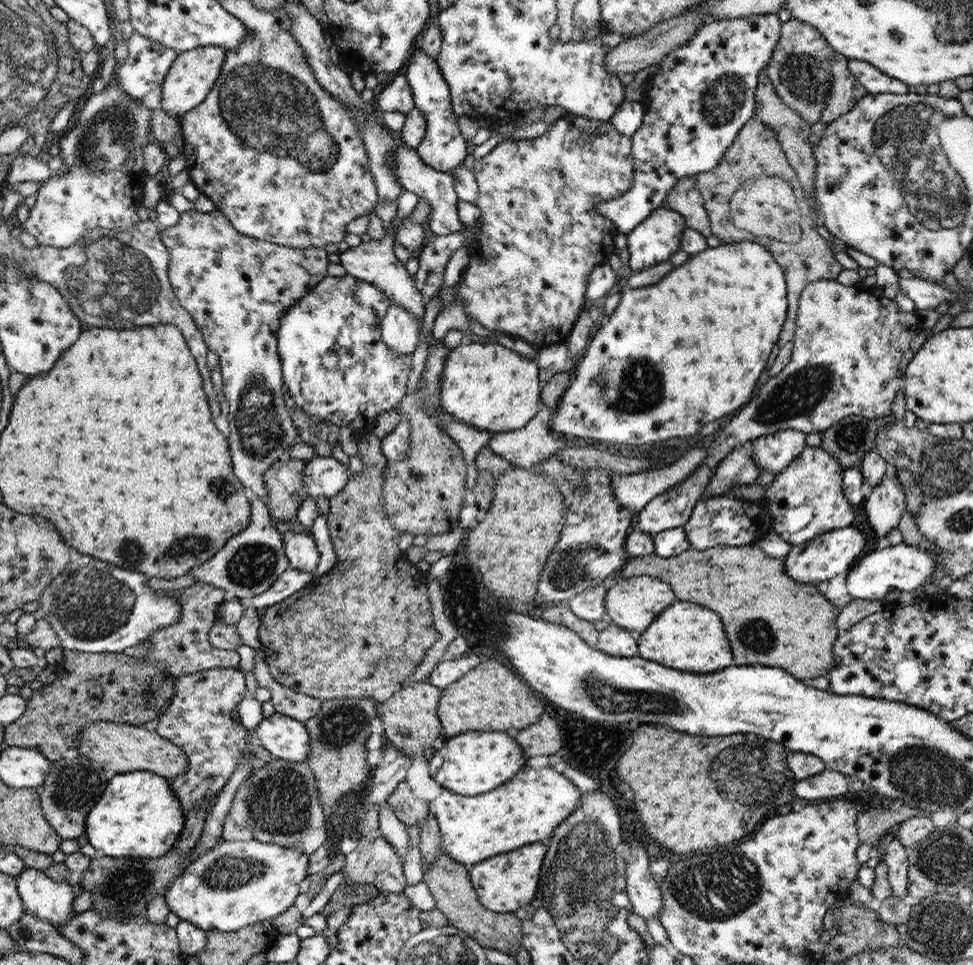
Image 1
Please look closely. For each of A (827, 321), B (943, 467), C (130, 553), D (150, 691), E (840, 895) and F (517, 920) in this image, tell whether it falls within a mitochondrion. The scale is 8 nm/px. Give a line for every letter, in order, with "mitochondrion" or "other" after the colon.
A: other
B: mitochondrion
C: mitochondrion
D: mitochondrion
E: other
F: other

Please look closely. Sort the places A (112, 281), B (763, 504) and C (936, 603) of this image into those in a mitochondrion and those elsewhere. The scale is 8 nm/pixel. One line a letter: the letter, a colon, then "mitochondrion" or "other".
A: mitochondrion
B: other
C: other

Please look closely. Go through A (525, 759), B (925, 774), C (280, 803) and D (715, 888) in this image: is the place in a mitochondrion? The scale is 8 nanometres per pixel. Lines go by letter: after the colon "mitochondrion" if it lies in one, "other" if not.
A: other
B: mitochondrion
C: mitochondrion
D: mitochondrion

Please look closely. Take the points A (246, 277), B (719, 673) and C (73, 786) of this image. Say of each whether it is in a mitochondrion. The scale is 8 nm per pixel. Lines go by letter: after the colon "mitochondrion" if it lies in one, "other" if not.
A: other
B: other
C: mitochondrion

